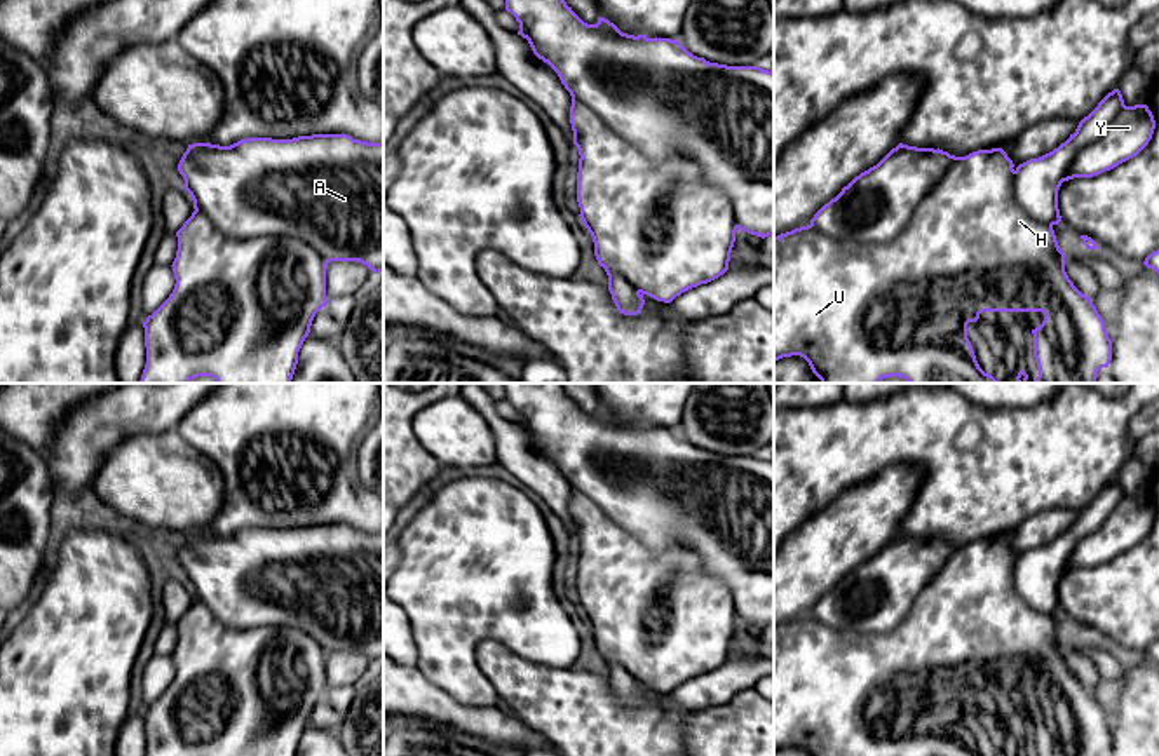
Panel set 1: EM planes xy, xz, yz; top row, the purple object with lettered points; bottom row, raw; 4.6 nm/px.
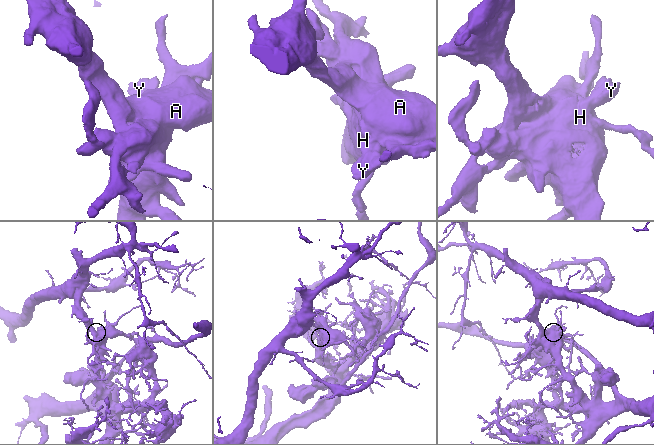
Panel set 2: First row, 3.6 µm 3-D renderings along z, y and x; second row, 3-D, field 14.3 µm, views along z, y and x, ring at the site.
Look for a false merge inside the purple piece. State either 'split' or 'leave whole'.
split

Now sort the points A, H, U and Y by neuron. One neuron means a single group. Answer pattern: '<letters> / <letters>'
A / H U Y

